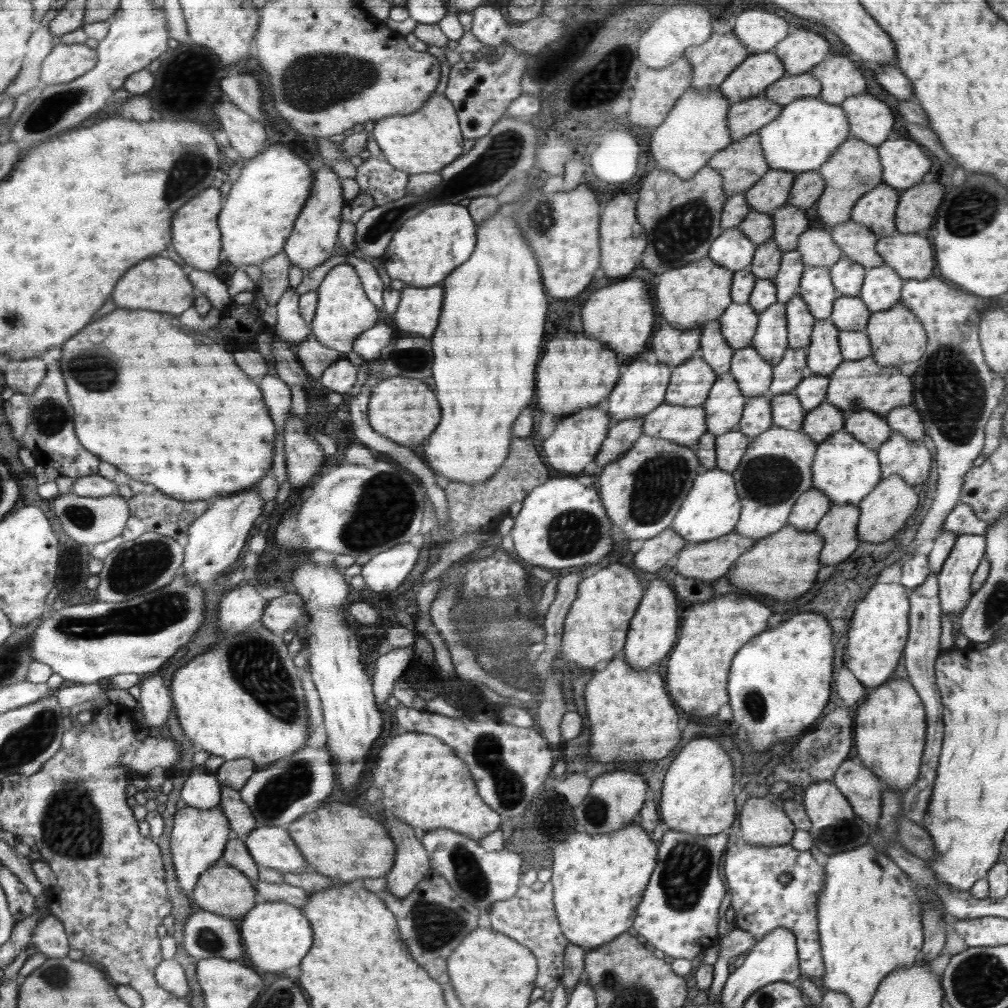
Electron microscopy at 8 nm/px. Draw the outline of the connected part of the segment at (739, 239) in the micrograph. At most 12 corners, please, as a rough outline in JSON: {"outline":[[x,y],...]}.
{"outline":[[739,228],[722,230],[709,257],[732,272],[750,266],[756,244]]}

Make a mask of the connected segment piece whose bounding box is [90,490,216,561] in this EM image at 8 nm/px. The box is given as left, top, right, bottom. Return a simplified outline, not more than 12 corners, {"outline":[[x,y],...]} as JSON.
{"outline":[[158,490],[130,498],[130,518],[95,544],[103,561],[123,542],[155,532],[184,547],[215,499],[183,501]]}

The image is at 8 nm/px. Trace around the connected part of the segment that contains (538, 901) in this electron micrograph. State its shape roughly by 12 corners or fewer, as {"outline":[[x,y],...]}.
{"outline":[[553,884],[493,902],[490,926],[536,956],[536,986],[563,980],[569,940]]}

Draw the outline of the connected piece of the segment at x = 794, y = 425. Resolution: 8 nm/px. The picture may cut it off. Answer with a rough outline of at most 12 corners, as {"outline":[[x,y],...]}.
{"outline":[[794,390],[771,398],[773,426],[800,431],[807,414]]}

